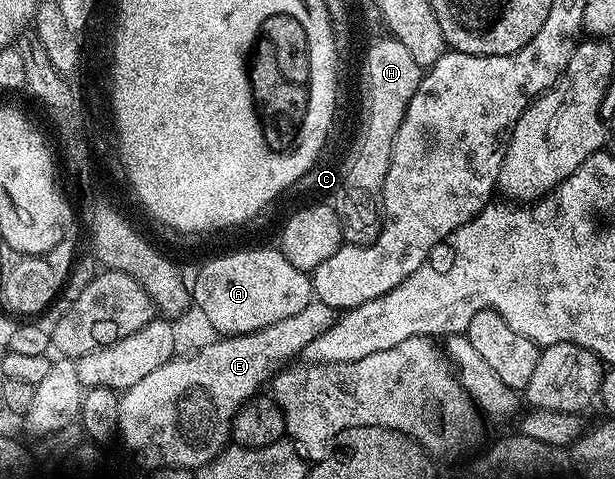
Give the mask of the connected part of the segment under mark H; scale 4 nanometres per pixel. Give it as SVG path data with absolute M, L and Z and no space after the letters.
M390 35L385 36L384 43L377 45L368 57L368 127L353 155L347 182L345 215L342 217L349 228L346 236L348 245L369 245L383 230L385 175L389 175L389 163L401 119L405 119L409 99L413 99L417 87L423 82L424 72L424 66L413 60L413 54L406 49L405 43Z

